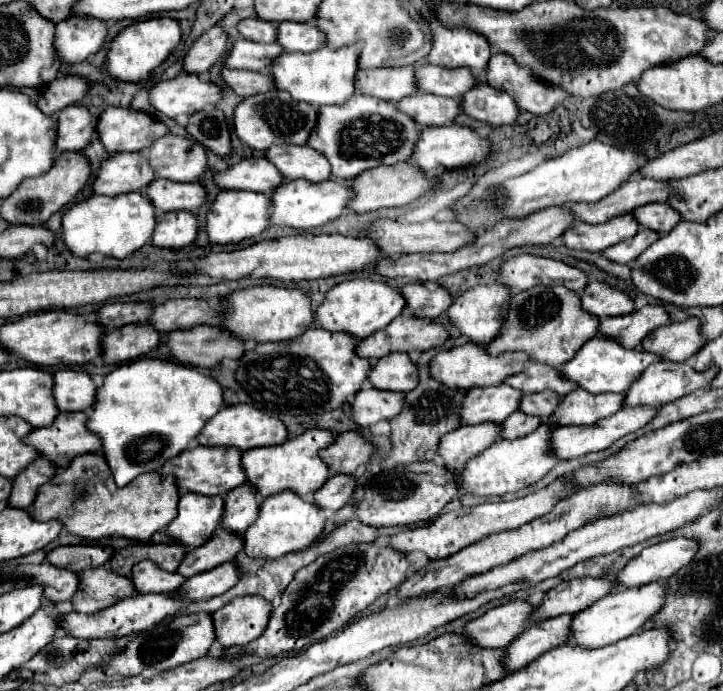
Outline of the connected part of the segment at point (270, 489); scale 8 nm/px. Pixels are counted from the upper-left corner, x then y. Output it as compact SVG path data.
M307 430L297 438L289 438L279 446L265 446L265 448L251 448L249 452L243 452L243 468L247 474L247 482L263 496L273 496L283 490L293 490L299 496L309 496L315 490L323 486L323 482L329 478L327 464L319 458L319 450L327 448L335 440L335 434L329 430Z

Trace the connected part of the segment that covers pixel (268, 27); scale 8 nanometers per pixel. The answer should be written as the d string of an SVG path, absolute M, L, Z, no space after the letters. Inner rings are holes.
M245 18L239 22L239 32L243 38L253 42L275 42L277 24L261 18Z

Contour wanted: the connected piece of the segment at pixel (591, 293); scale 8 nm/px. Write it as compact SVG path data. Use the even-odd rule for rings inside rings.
M589 282L587 288L579 294L581 308L593 316L623 316L635 310L633 300L623 292L603 284L603 282Z

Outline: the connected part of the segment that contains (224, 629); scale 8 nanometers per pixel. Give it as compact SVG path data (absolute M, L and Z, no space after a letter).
M241 596L213 614L215 634L221 646L239 646L257 640L267 628L271 602L261 596Z

